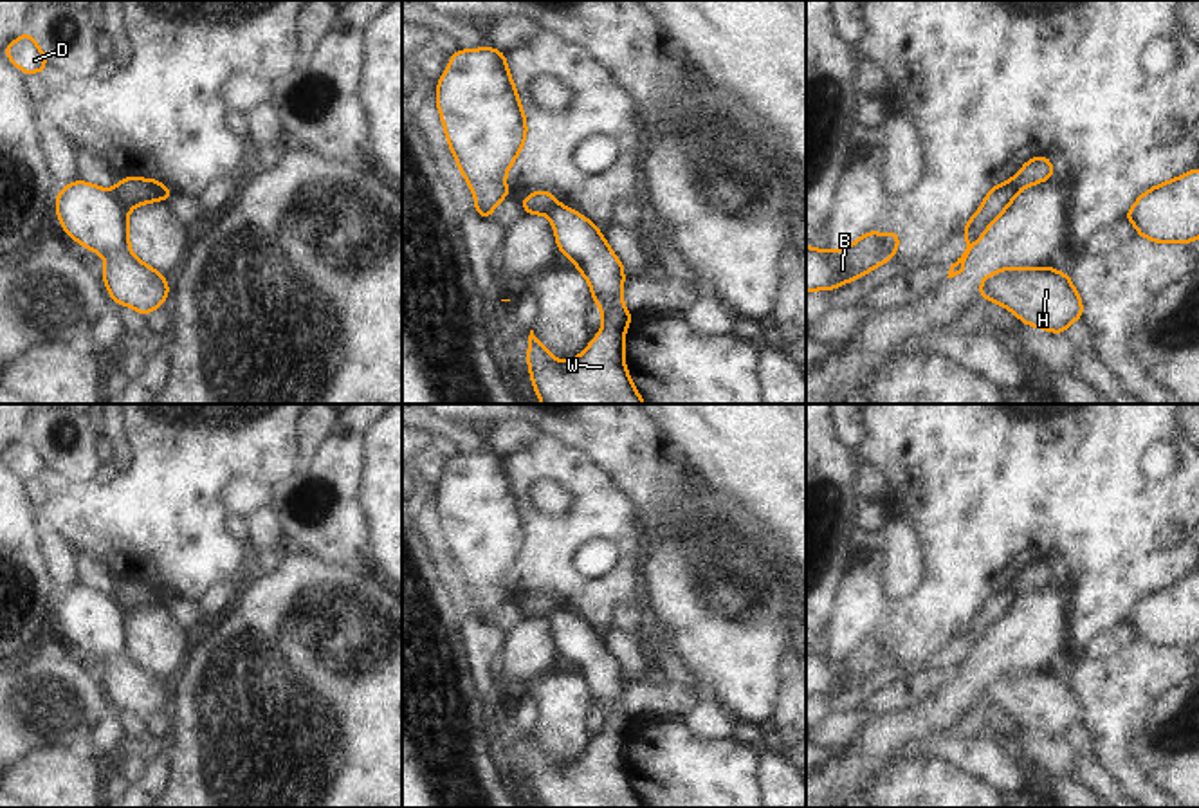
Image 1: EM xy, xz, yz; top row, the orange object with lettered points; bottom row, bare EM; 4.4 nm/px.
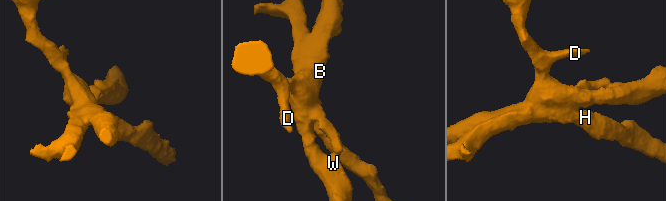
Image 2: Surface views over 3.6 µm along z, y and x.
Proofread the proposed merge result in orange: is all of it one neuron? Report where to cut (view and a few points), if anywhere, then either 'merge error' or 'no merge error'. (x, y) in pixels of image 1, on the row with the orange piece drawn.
cut xy (127, 247), (103, 255); merge error

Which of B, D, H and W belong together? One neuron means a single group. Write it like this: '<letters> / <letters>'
B D W / H

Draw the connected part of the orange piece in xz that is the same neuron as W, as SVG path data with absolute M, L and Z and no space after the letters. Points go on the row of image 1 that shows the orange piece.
M555 204L548 209L559 251L570 258L591 287L593 303L602 310L602 330L586 350L572 361L559 363L530 330L528 372L532 388L543 404L645 404L635 390L624 364L624 335L633 319L622 299L624 265L608 245L604 234L581 213Z

